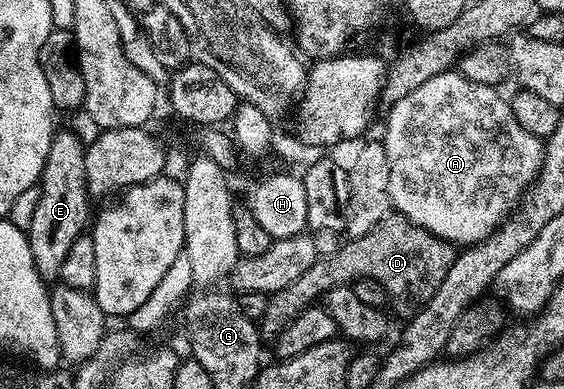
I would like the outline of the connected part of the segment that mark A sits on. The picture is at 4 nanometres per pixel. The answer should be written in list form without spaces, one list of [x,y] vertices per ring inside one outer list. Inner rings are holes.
[[[449,69],[438,76],[430,76],[426,84],[418,84],[410,96],[402,96],[398,104],[394,104],[386,112],[388,123],[384,126],[384,138],[382,145],[386,152],[386,160],[390,164],[390,180],[388,181],[388,195],[392,201],[392,210],[401,214],[402,217],[410,219],[414,224],[418,224],[426,232],[430,232],[435,238],[440,238],[443,242],[451,242],[457,248],[467,248],[475,246],[478,242],[484,242],[500,226],[500,223],[520,205],[520,200],[524,196],[524,191],[532,185],[532,181],[540,174],[540,169],[544,163],[545,143],[539,138],[535,138],[518,120],[514,120],[514,112],[507,97],[503,98],[499,94],[496,86],[478,84],[474,80],[466,80],[455,69]]]

